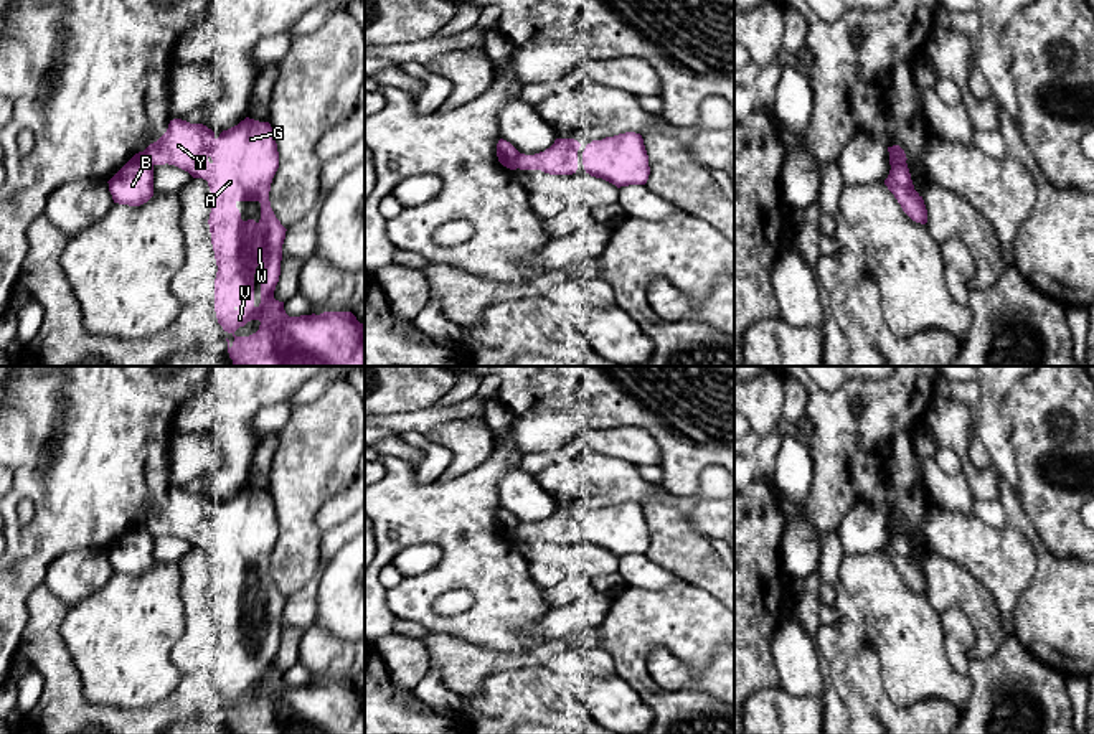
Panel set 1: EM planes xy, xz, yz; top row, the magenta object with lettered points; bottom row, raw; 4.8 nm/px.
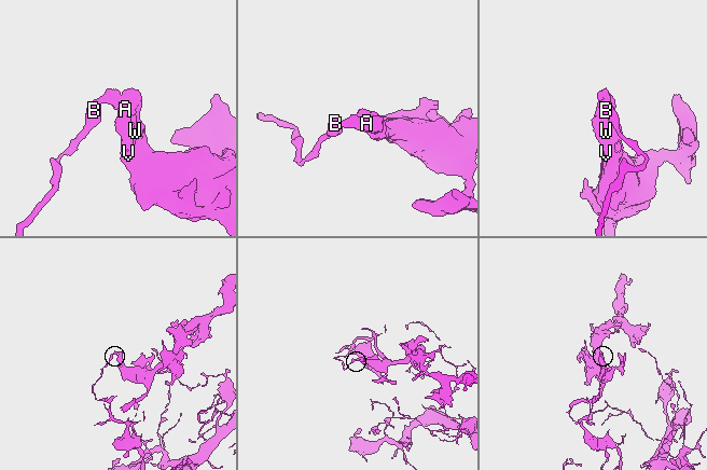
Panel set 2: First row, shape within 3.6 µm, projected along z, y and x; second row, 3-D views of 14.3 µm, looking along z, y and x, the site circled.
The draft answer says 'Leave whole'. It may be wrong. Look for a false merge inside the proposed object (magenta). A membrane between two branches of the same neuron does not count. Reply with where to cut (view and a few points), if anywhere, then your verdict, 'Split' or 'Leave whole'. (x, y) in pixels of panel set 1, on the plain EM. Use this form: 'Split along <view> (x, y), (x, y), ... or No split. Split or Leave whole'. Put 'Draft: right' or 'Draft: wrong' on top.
Draft: wrong
Split along yz (890, 525), (905, 533). Split

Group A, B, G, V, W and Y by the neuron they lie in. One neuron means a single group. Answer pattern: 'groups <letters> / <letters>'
groups A G V W Y / B

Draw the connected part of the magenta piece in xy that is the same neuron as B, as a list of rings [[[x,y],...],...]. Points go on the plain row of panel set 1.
[[[139,521],[107,553],[114,572],[140,576],[153,566],[153,534]]]

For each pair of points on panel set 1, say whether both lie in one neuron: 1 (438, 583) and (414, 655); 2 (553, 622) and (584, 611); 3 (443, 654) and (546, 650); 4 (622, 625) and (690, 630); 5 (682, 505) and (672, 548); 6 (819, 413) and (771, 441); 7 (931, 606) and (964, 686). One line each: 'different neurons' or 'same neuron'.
1: different neurons
2: same neuron
3: same neuron
4: same neuron
5: different neurons
6: different neurons
7: same neuron

